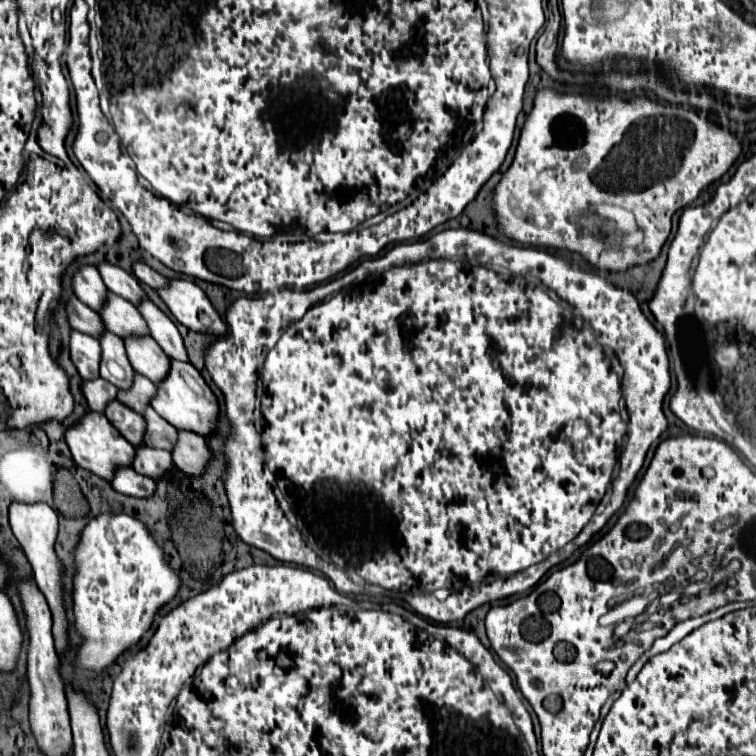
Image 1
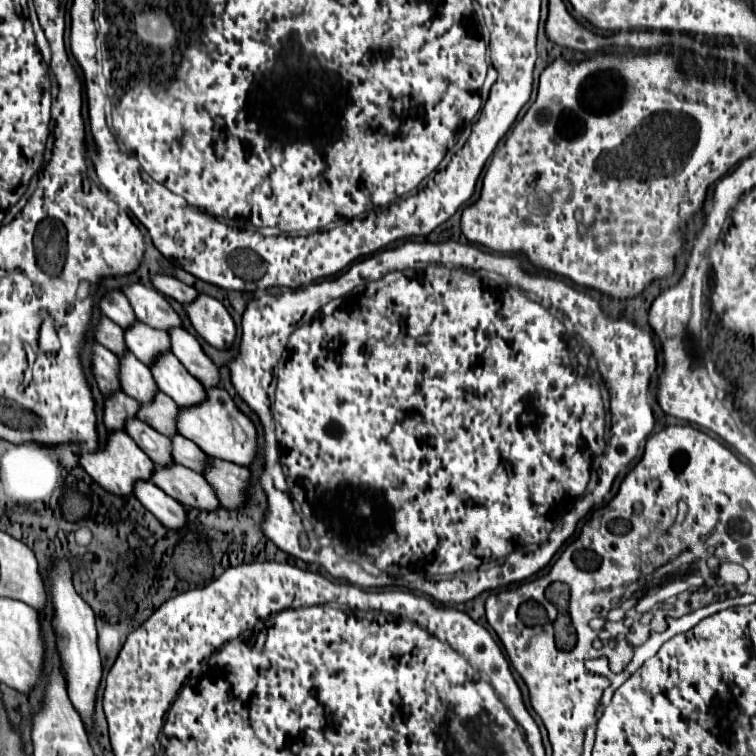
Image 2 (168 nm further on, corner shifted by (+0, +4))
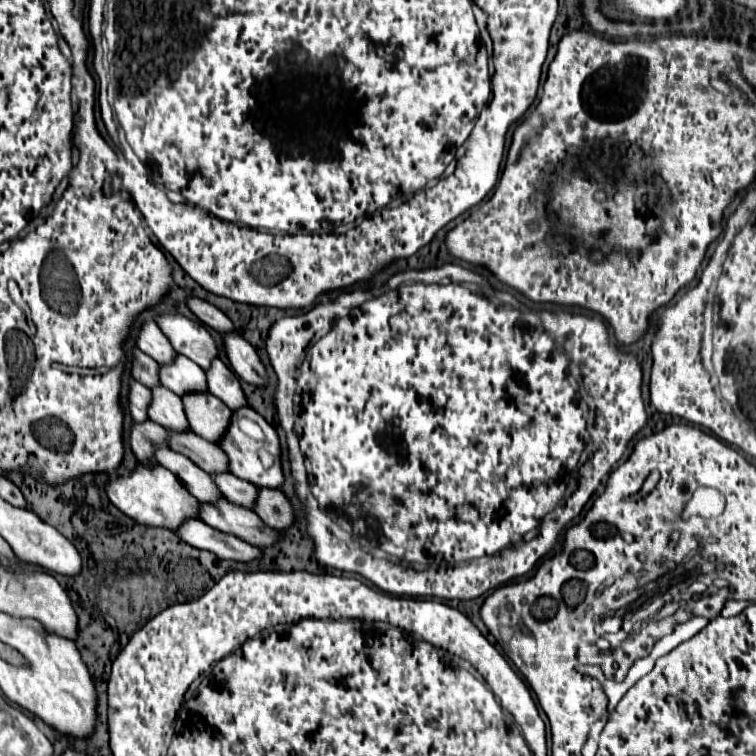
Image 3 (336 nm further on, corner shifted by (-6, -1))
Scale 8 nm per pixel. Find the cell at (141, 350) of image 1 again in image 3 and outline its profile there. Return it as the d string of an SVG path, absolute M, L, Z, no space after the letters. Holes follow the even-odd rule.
M208 390L182 394L182 404L190 428L196 434L202 434L202 438L210 438L210 442L214 442L226 428L226 422L230 422L232 410Z

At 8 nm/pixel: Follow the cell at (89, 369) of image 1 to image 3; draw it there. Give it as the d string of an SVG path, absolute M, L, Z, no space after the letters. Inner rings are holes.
M130 378L130 382L128 382L128 414L132 416L132 420L142 422L142 418L148 418L146 402L150 402L150 390L144 384L140 384L138 380Z

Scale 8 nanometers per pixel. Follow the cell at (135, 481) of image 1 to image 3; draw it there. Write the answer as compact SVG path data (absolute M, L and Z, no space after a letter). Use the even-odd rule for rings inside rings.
M186 518L174 530L174 534L182 542L188 542L194 548L204 548L204 550L210 550L210 552L218 554L218 558L248 562L248 560L254 560L254 558L260 556L260 550L256 546L250 546L248 542L242 542L240 538L234 538L234 534L218 532L216 528L204 524L202 520Z

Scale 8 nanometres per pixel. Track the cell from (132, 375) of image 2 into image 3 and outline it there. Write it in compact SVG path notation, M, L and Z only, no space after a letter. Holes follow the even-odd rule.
M154 386L150 388L150 392L152 392L152 400L148 404L150 420L158 422L164 428L174 426L174 430L178 430L178 426L188 426L186 414L182 410L182 398L178 394L164 386Z

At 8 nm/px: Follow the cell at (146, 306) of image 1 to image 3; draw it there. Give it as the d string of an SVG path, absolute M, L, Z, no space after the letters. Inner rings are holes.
M218 358L212 360L210 368L206 370L206 382L208 390L220 398L230 410L238 410L238 406L246 406L246 396L240 388L238 376Z

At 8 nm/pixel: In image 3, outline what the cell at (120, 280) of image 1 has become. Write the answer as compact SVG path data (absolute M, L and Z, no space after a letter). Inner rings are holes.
M166 312L156 316L156 324L178 354L186 354L204 370L210 366L210 358L216 358L218 350L214 338L200 322L194 322L178 312Z

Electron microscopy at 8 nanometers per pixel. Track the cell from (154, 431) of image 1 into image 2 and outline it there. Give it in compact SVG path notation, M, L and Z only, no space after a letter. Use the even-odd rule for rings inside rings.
M182 435L172 437L172 455L176 463L196 473L204 473L204 465L208 465L208 455L198 445L194 445L190 439Z

